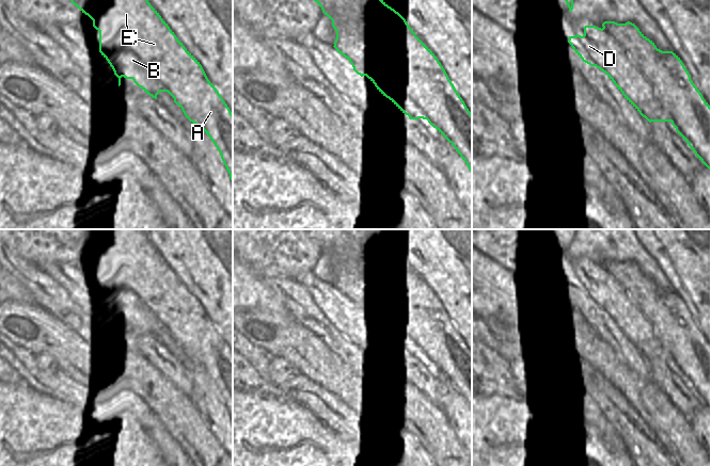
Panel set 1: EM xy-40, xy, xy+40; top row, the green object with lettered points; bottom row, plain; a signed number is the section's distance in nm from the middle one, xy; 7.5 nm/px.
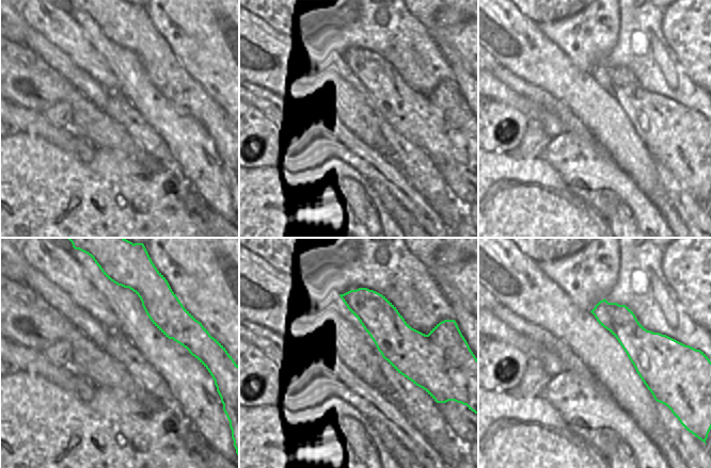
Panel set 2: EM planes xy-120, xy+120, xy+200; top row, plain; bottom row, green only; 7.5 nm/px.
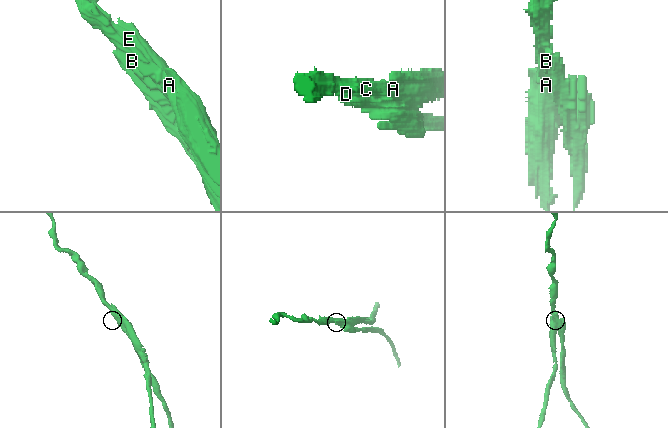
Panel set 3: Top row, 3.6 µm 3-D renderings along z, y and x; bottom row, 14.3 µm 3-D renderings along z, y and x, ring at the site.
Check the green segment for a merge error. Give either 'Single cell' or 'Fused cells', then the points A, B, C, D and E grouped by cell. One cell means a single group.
Fused cells. Groups: A C / B D E.

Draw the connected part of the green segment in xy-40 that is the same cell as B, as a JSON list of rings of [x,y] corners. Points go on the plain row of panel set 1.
[[[64,229],[69,239],[82,252],[93,259],[93,266],[99,270],[99,291],[108,300],[112,306],[114,314],[118,317],[118,325],[121,317],[132,318],[133,321],[141,326],[146,333],[157,338],[160,331],[168,331],[165,324],[157,317],[155,311],[140,298],[129,280],[129,276],[137,272],[135,262],[136,255],[131,253],[132,240],[127,236],[127,229]]]

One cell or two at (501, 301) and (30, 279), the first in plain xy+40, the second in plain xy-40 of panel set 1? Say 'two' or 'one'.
two

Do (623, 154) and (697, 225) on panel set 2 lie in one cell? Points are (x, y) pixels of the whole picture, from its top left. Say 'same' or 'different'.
different

